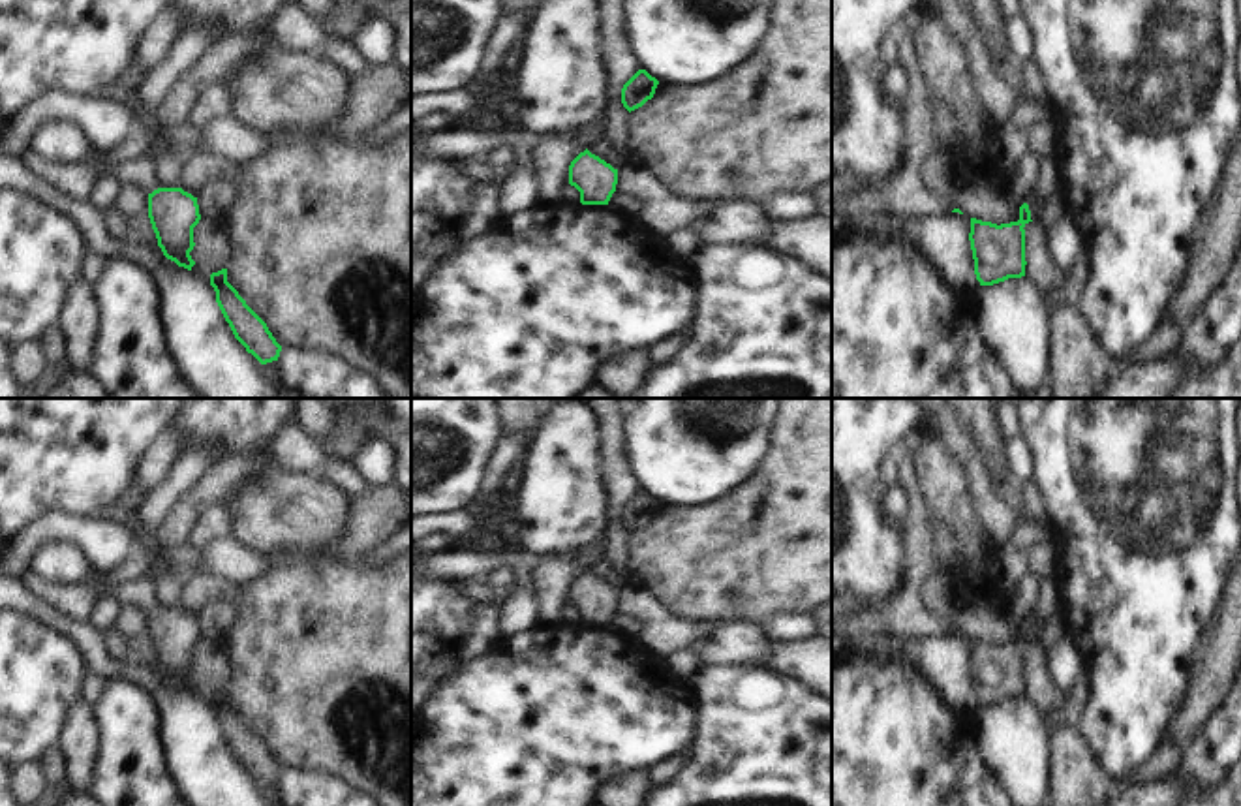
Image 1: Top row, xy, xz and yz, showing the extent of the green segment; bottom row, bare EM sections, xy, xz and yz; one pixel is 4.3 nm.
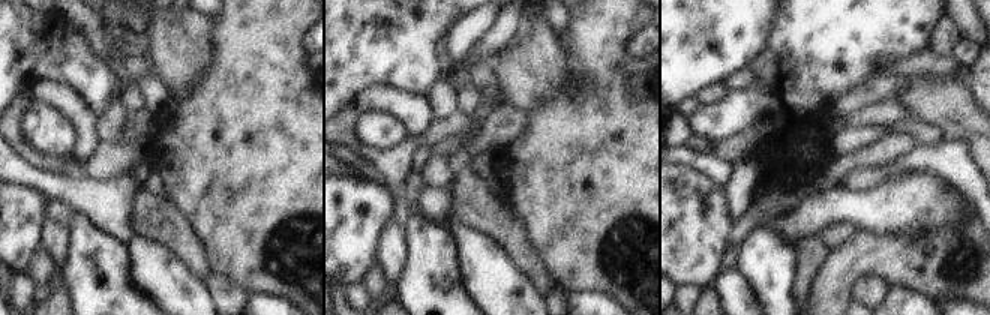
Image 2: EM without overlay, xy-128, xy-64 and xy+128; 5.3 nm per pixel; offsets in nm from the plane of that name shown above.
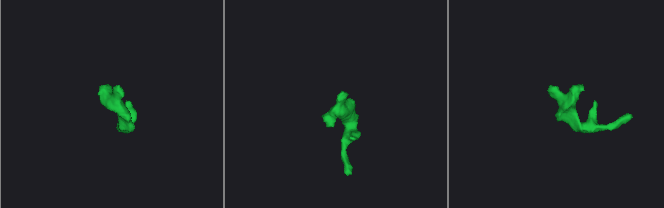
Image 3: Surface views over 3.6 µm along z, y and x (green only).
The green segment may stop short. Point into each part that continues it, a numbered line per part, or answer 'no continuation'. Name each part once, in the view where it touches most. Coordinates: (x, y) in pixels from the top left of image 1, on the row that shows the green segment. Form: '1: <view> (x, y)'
1: xy (141, 173)

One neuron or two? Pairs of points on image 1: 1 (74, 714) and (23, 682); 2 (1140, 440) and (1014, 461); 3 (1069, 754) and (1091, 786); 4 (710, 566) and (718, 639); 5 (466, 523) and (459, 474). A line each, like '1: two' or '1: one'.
1: two
2: two
3: one
4: two
5: two

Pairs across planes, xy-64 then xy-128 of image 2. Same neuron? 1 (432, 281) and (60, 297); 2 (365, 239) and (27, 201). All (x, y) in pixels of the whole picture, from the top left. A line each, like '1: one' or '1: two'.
1: two
2: one

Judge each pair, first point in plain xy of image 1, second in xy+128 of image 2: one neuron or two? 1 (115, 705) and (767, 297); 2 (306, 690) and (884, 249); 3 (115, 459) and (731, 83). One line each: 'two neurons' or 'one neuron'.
1: one neuron
2: one neuron
3: two neurons

